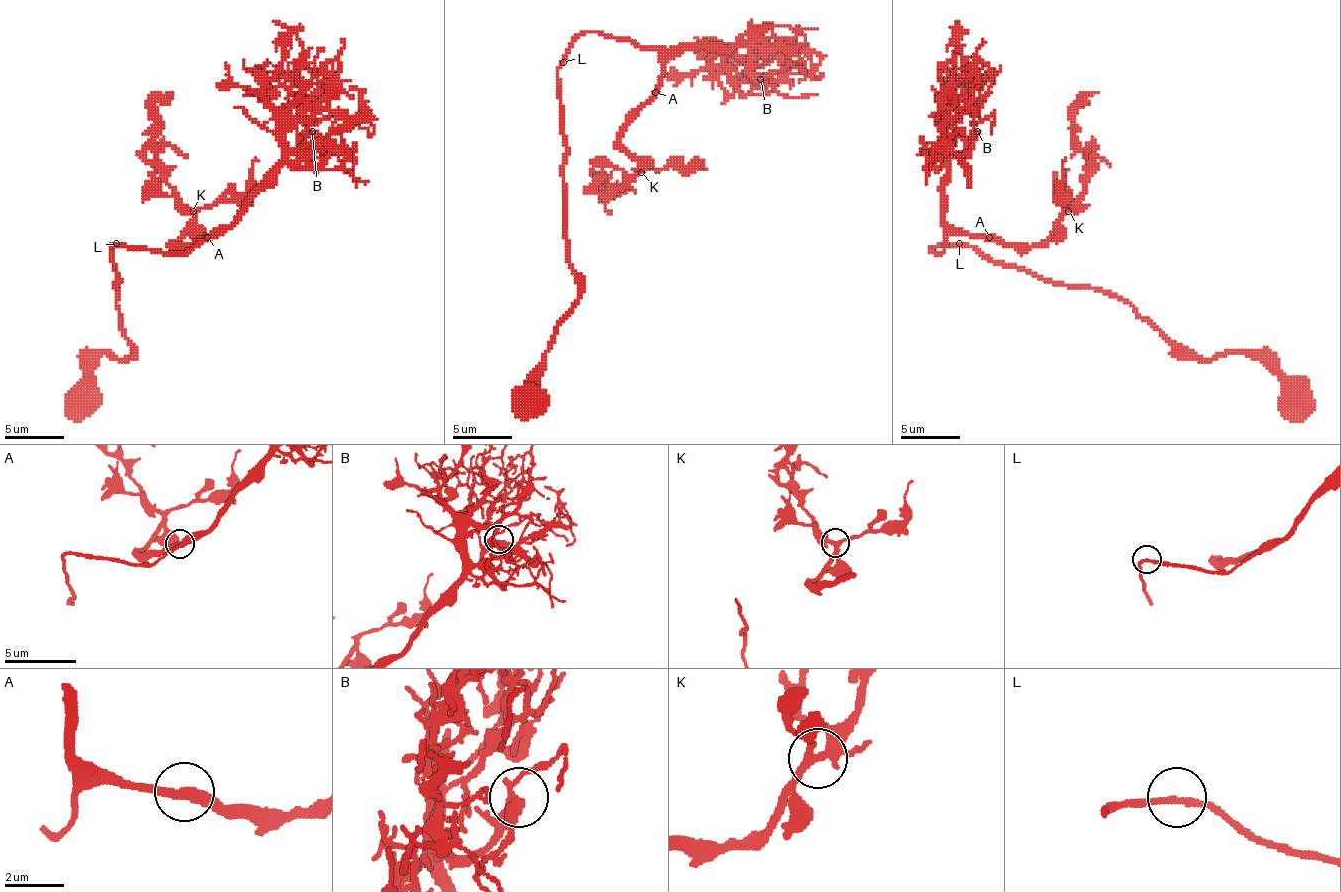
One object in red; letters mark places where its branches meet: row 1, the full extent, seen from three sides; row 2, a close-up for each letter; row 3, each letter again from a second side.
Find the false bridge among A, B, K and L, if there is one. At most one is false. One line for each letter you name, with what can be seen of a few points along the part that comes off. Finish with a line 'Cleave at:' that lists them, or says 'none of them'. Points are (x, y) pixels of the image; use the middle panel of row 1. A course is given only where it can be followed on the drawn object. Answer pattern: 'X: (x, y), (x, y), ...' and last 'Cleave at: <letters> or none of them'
Cleave at: none of them

